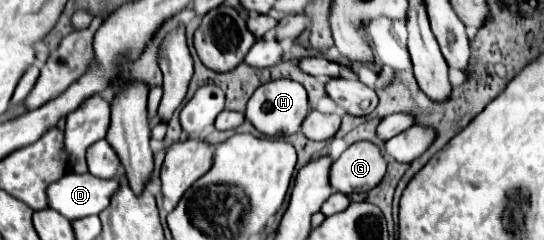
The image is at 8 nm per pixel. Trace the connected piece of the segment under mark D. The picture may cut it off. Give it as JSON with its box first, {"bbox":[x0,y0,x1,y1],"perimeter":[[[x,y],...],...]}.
{"bbox":[48,172,120,220],"perimeter":[[[68,172],[64,178],[48,186],[48,206],[68,220],[100,214],[108,208],[112,196],[120,188],[118,180],[100,180],[92,174]]]}

